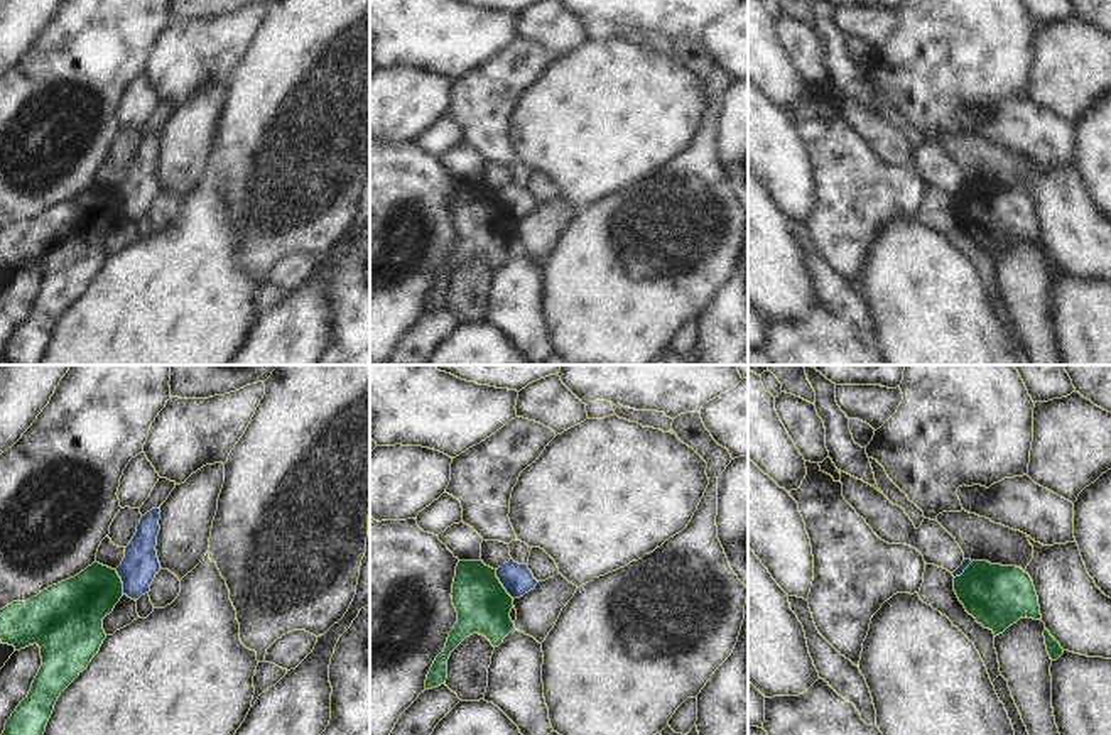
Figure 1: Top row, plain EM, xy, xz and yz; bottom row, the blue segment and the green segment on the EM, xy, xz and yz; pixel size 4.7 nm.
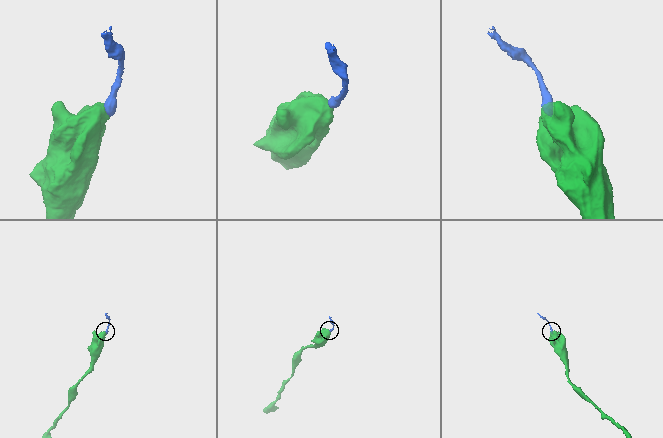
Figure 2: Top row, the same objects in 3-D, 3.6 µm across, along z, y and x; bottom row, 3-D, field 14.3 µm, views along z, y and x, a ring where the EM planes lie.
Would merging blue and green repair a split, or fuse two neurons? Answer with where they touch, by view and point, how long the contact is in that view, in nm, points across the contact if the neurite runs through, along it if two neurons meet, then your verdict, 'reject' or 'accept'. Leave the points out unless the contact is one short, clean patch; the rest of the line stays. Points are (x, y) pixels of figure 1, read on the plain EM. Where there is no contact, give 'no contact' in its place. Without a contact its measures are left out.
contact xz (502, 205); length 170 nm; border xz (495, 191), (502, 208), (514, 220); reject

